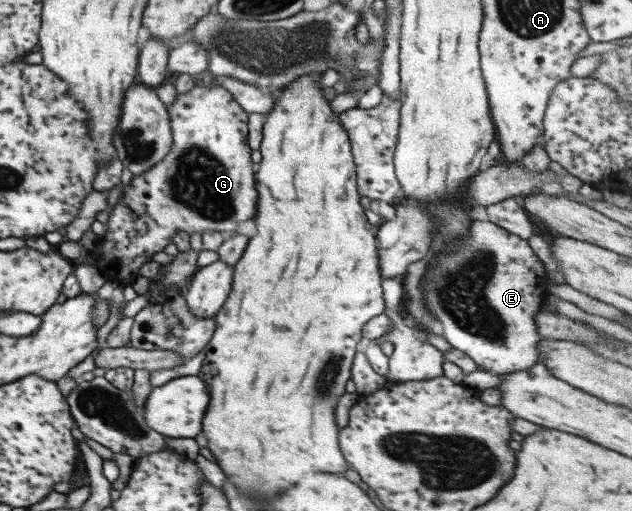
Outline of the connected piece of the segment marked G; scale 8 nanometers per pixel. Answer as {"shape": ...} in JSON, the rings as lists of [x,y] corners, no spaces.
{"shape":[[[215,81],[210,88],[205,87],[200,82],[186,93],[178,93],[176,100],[172,103],[172,106],[167,106],[168,113],[170,114],[170,129],[172,129],[172,147],[168,151],[168,154],[156,164],[156,166],[150,168],[148,172],[142,172],[140,176],[133,176],[130,185],[123,186],[123,192],[118,202],[113,206],[113,210],[110,213],[107,229],[108,232],[101,237],[94,249],[90,250],[90,255],[94,259],[93,266],[96,267],[101,274],[108,280],[129,280],[133,281],[140,272],[140,269],[148,261],[152,260],[152,256],[157,252],[162,252],[166,246],[172,243],[172,237],[178,233],[178,230],[184,230],[184,233],[188,233],[191,236],[194,233],[206,232],[206,230],[215,230],[216,232],[226,232],[227,230],[237,230],[239,224],[244,220],[254,219],[258,202],[258,191],[256,190],[256,165],[252,163],[251,148],[248,145],[248,124],[249,114],[246,113],[236,100],[232,96],[231,92],[228,92],[219,81]]]}

